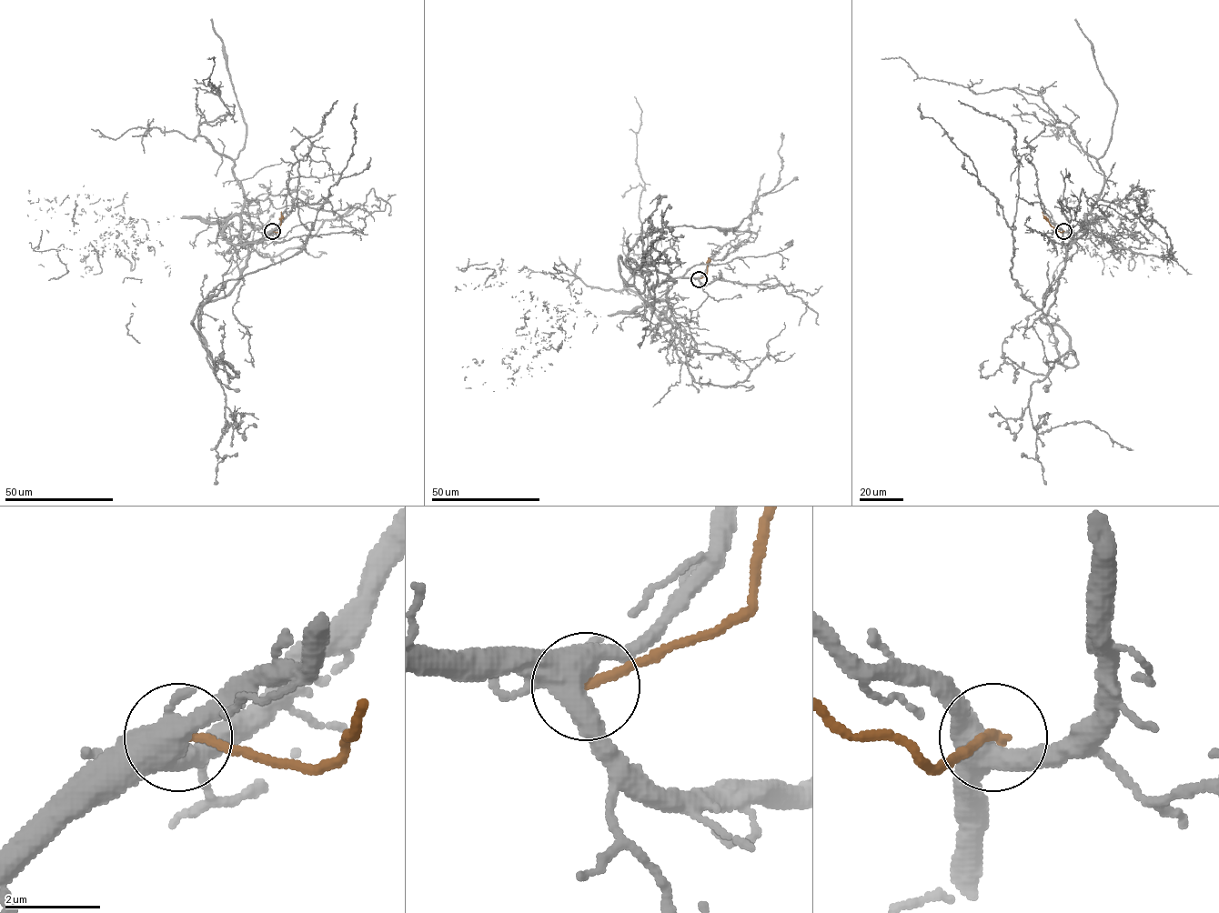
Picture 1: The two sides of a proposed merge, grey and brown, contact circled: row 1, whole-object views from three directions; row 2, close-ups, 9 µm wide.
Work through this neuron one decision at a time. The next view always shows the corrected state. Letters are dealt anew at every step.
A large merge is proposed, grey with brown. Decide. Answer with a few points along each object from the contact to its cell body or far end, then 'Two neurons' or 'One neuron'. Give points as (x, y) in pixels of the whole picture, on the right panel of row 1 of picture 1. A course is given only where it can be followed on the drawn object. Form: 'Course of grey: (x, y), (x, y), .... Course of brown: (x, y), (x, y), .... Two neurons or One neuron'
Course of grey: (1063, 231), (1064, 269), (1042, 319), (1069, 337), (1060, 357), (1049, 321), (1011, 272), (1016, 132), (958, 100). Course of brown: (1063, 231), (1056, 231), (1042, 212). Two neurons

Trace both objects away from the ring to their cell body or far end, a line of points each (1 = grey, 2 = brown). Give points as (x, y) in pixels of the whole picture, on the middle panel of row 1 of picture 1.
1: (699, 278), (662, 282), (666, 274), (619, 260), (632, 285), (627, 253), (650, 233), (746, 231), (764, 174)
2: (699, 279), (707, 274), (708, 257)

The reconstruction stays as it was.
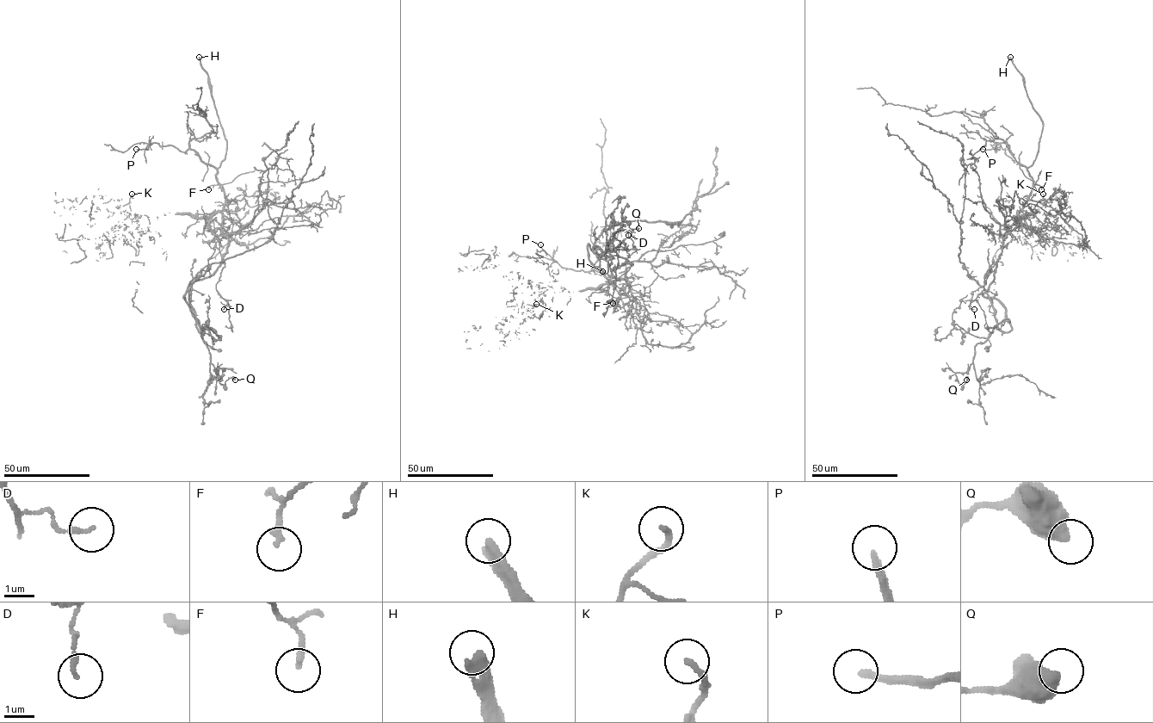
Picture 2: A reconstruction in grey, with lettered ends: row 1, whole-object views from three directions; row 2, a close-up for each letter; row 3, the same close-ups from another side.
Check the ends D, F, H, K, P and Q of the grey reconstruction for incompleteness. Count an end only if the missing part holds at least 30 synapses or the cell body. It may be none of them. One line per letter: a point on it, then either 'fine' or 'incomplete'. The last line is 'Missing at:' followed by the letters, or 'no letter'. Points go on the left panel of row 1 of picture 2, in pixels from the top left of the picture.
D: place (224, 309); fine
F: place (208, 189); fine
H: place (199, 57); incomplete
K: place (132, 194); fine
P: place (136, 149); incomplete
Q: place (235, 380); fine
Missing at: H, P

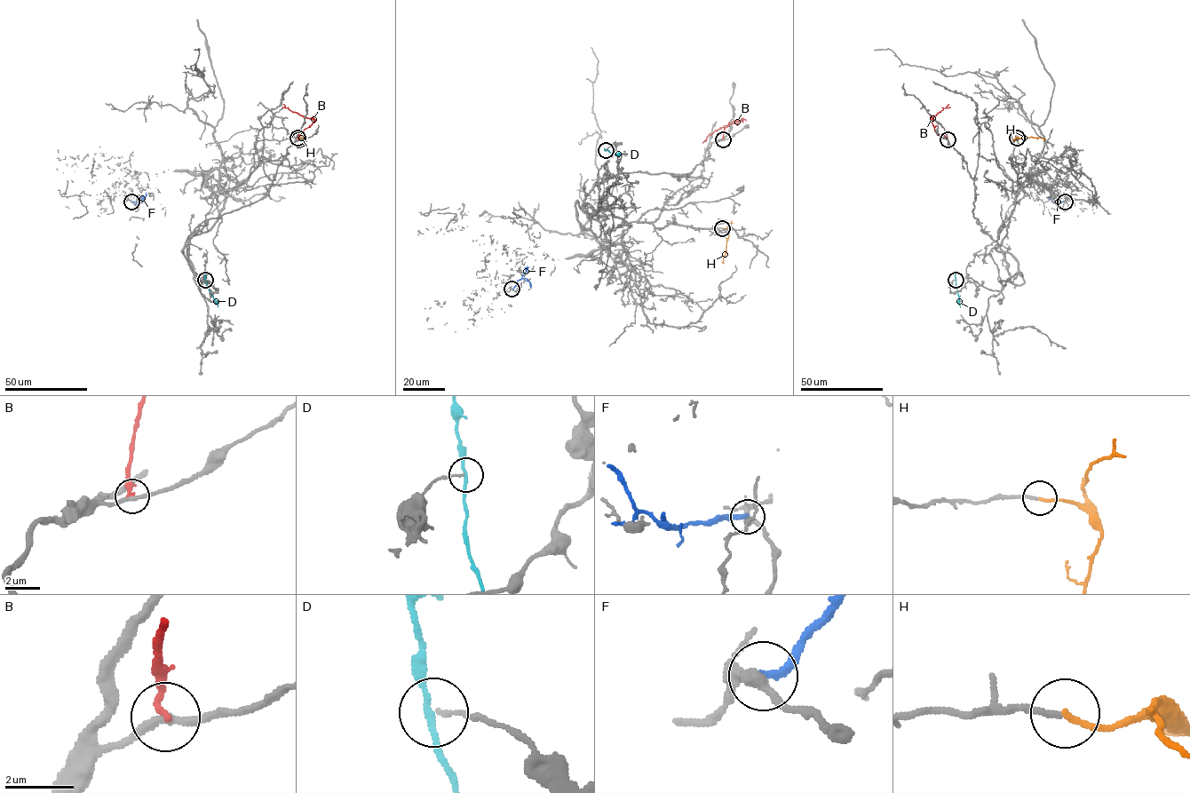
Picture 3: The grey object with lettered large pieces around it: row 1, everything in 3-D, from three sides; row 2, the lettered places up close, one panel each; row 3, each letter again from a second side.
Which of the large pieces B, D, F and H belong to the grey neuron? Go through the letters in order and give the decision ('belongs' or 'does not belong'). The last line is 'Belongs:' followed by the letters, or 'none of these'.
B: does not belong
D: does not belong
F: does not belong
H: belongs
Belongs: H

